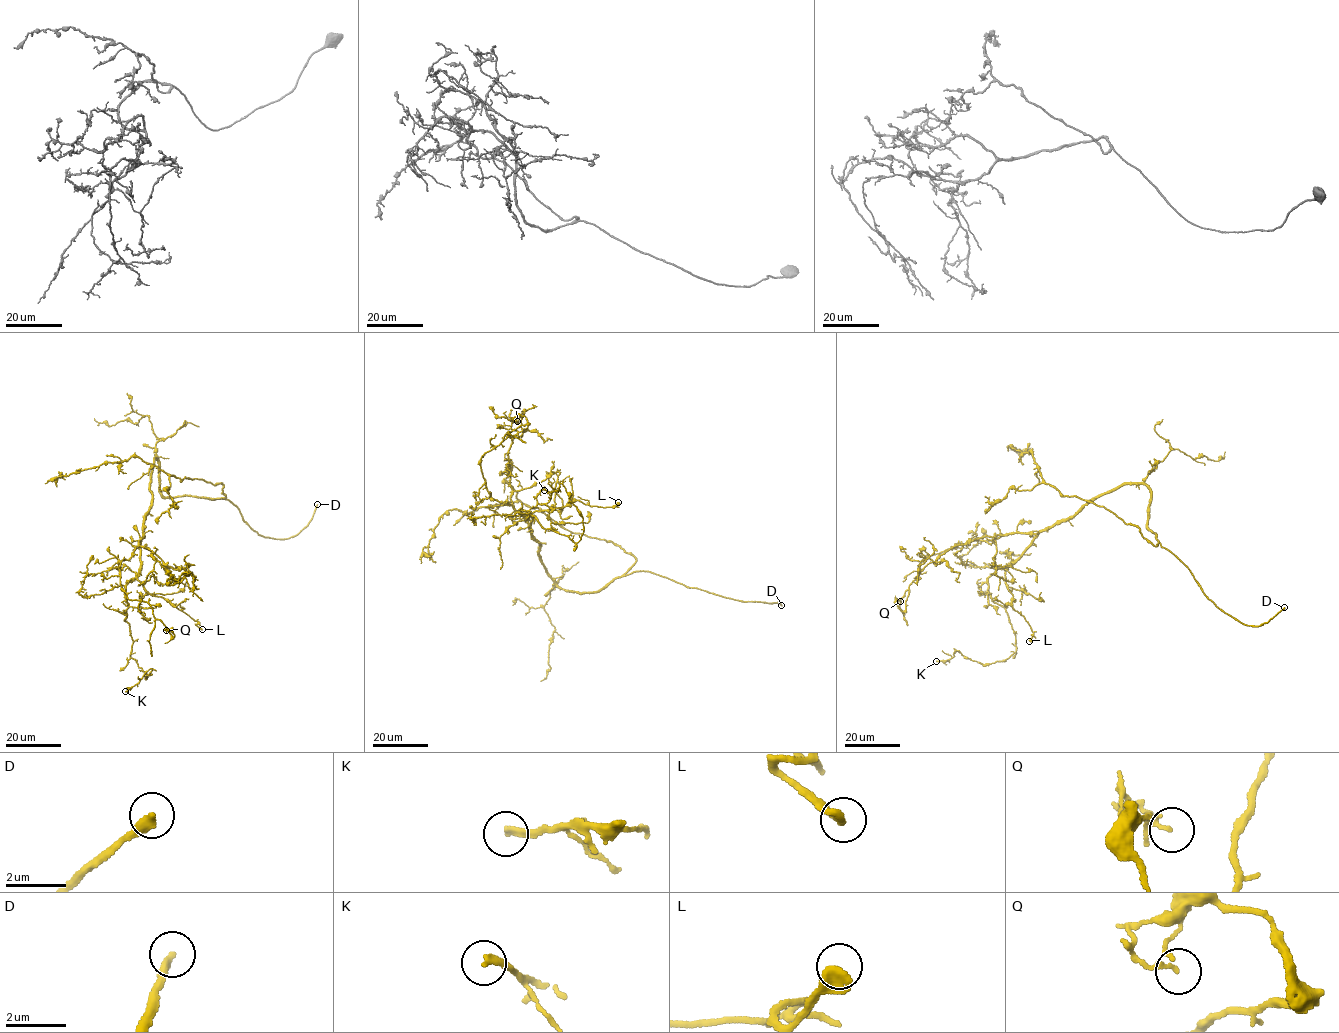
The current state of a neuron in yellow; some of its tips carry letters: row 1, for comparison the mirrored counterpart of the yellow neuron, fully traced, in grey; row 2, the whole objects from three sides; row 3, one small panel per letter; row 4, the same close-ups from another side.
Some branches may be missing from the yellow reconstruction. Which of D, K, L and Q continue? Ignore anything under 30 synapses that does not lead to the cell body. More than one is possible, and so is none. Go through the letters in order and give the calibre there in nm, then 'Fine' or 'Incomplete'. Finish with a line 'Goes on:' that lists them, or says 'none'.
D: Thickness 280 nm. Incomplete
K: Thickness 190 nm. Fine
L: Thickness 360 nm. Fine
Q: Thickness 160 nm. Fine
Goes on: D

